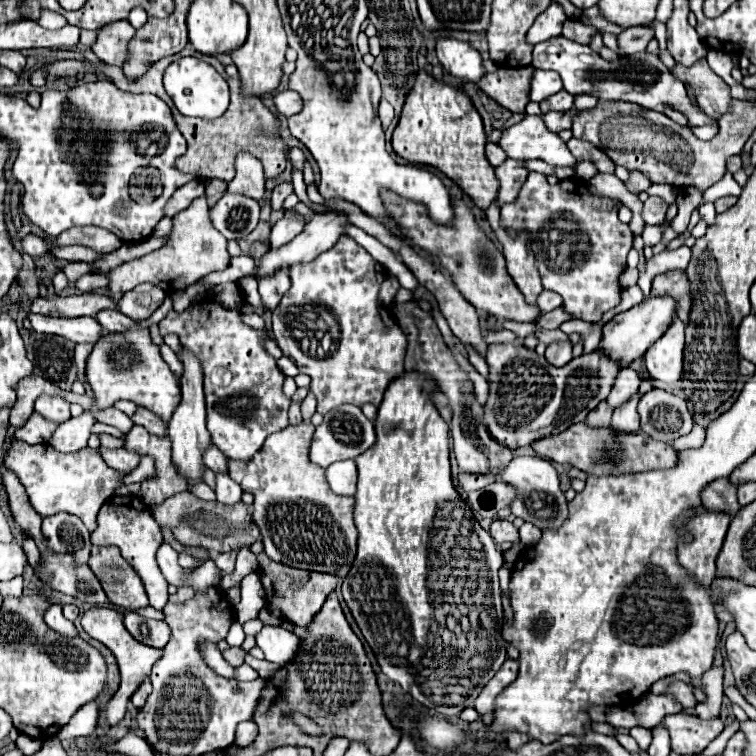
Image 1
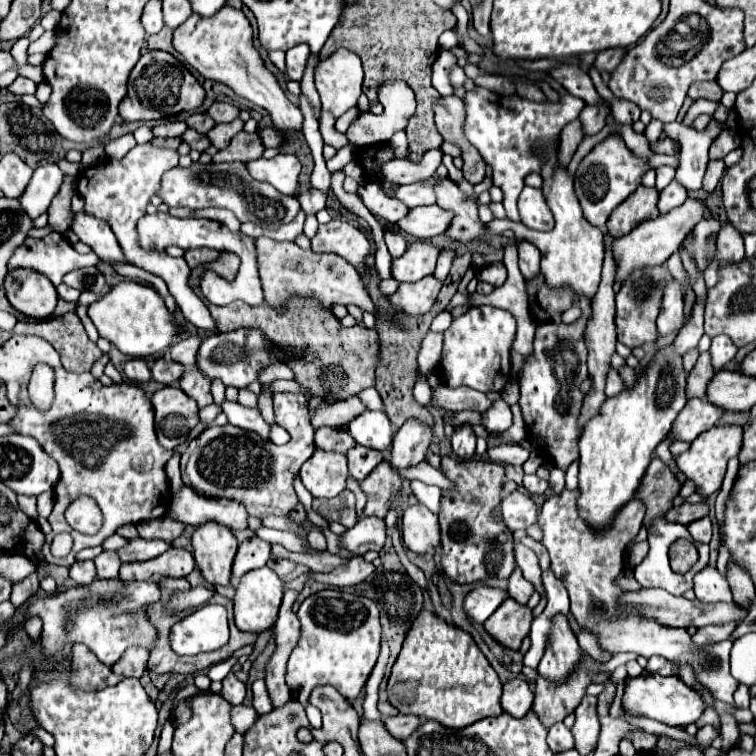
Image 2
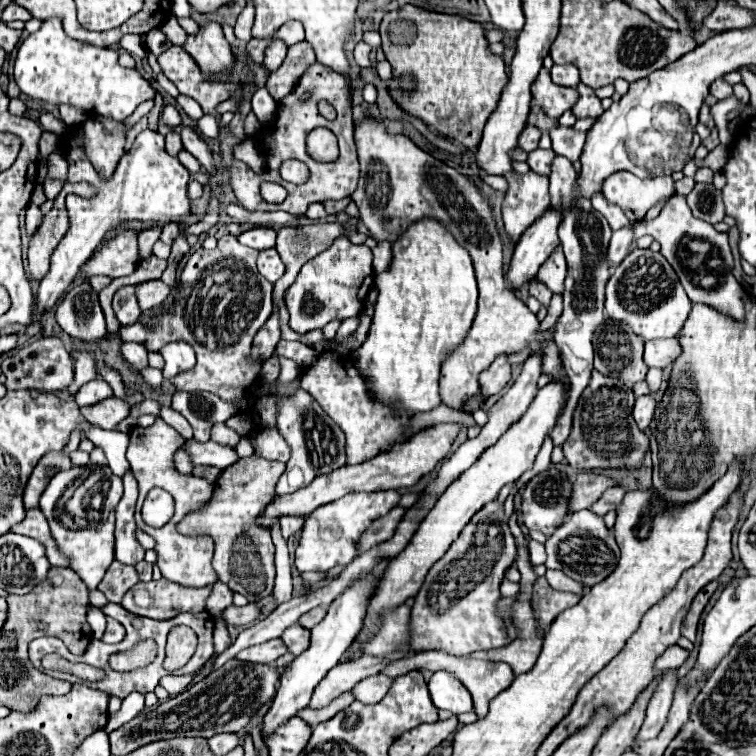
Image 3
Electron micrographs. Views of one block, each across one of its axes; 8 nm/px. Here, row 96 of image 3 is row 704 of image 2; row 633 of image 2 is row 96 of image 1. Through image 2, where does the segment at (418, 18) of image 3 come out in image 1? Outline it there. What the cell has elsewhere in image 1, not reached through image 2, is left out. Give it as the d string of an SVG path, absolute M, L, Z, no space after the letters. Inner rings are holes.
M420 70L416 84L404 102L400 122L392 136L392 146L400 158L434 166L444 172L480 210L486 210L498 196L498 180L484 154L486 134L482 118L460 86L442 84L428 72Z

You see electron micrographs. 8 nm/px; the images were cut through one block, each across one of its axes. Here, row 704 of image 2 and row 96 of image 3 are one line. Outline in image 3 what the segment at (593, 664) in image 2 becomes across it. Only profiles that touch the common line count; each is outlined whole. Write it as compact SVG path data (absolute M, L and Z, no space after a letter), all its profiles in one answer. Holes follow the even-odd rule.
M542 68L532 84L532 98L550 118L560 118L566 110L572 108L572 104L576 104L578 94L576 88L556 86L550 78L550 70Z

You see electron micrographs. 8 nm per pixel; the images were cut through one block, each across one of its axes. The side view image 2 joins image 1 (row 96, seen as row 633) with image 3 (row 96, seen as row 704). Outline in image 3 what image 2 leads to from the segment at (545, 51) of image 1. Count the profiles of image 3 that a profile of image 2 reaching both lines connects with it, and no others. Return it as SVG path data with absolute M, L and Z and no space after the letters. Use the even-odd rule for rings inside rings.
M730 96L730 98L724 98L724 100L720 100L718 104L714 104L710 108L710 114L712 114L714 122L716 122L718 132L720 132L720 142L722 144L730 144L730 140L732 140L732 136L728 134L728 128L726 128L726 124L728 124L726 114L732 112L736 108L736 104L738 104L738 100L734 96Z

